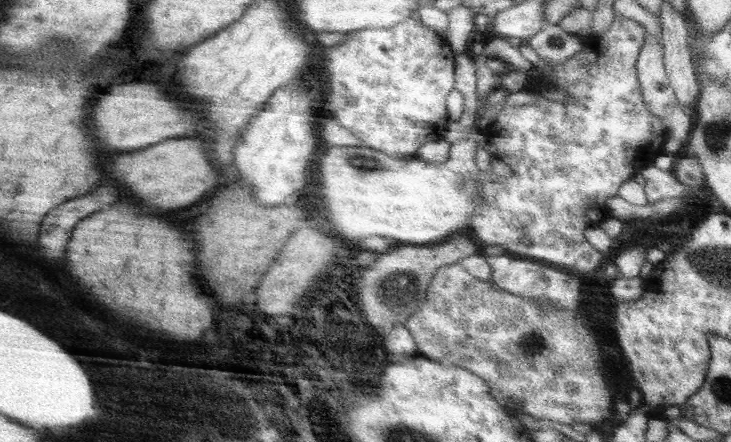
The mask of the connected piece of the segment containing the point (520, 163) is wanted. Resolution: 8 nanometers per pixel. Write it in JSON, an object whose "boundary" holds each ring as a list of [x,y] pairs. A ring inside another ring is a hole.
{"boundary":[[[616,16],[607,32],[592,37],[585,36],[580,54],[562,65],[550,62],[550,68],[555,71],[558,80],[547,75],[545,62],[539,64],[545,78],[550,80],[529,80],[532,87],[528,87],[528,91],[541,98],[538,104],[505,108],[499,115],[498,122],[487,125],[486,134],[500,149],[499,158],[510,164],[516,174],[502,178],[498,184],[492,184],[494,178],[491,178],[491,181],[484,182],[481,186],[481,210],[473,218],[472,224],[473,233],[478,239],[486,244],[500,245],[509,254],[565,268],[582,277],[600,266],[604,252],[596,250],[586,240],[586,231],[592,230],[604,216],[610,216],[605,201],[618,194],[622,182],[632,179],[642,166],[654,165],[655,158],[664,153],[665,126],[644,102],[637,66],[646,35],[648,33],[638,23]],[[552,84],[559,84],[571,92],[572,99],[568,108],[558,104],[558,101],[542,97],[540,90]],[[524,218],[530,222],[530,226],[526,226]],[[526,238],[529,238],[530,244],[524,242]]]}

